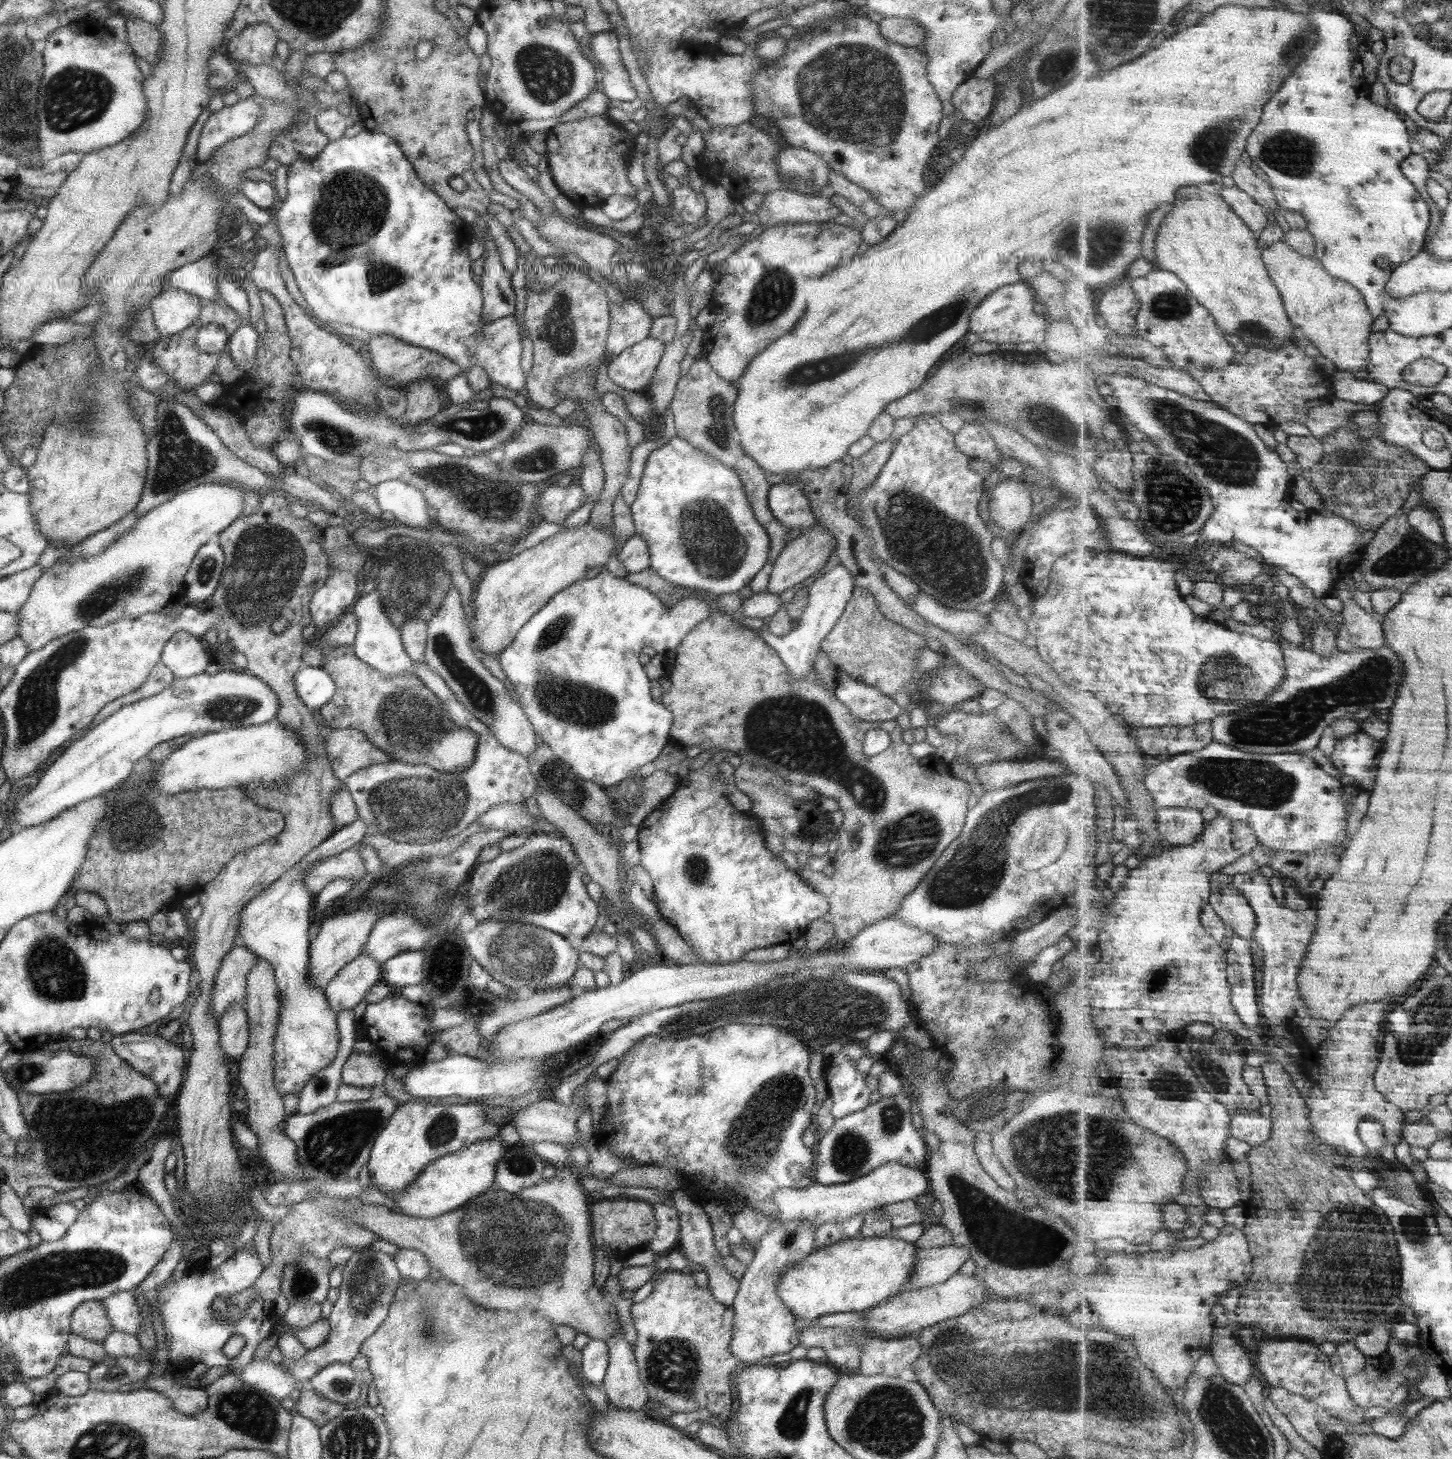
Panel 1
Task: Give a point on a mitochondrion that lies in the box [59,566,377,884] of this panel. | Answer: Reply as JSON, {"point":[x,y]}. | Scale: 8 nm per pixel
{"point":[132,830]}

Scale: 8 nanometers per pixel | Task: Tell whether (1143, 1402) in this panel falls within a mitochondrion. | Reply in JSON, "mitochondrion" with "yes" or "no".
{"mitochondrion":"no"}

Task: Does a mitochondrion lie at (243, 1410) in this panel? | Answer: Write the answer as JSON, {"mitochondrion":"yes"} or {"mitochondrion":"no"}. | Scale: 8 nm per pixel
{"mitochondrion":"yes"}

